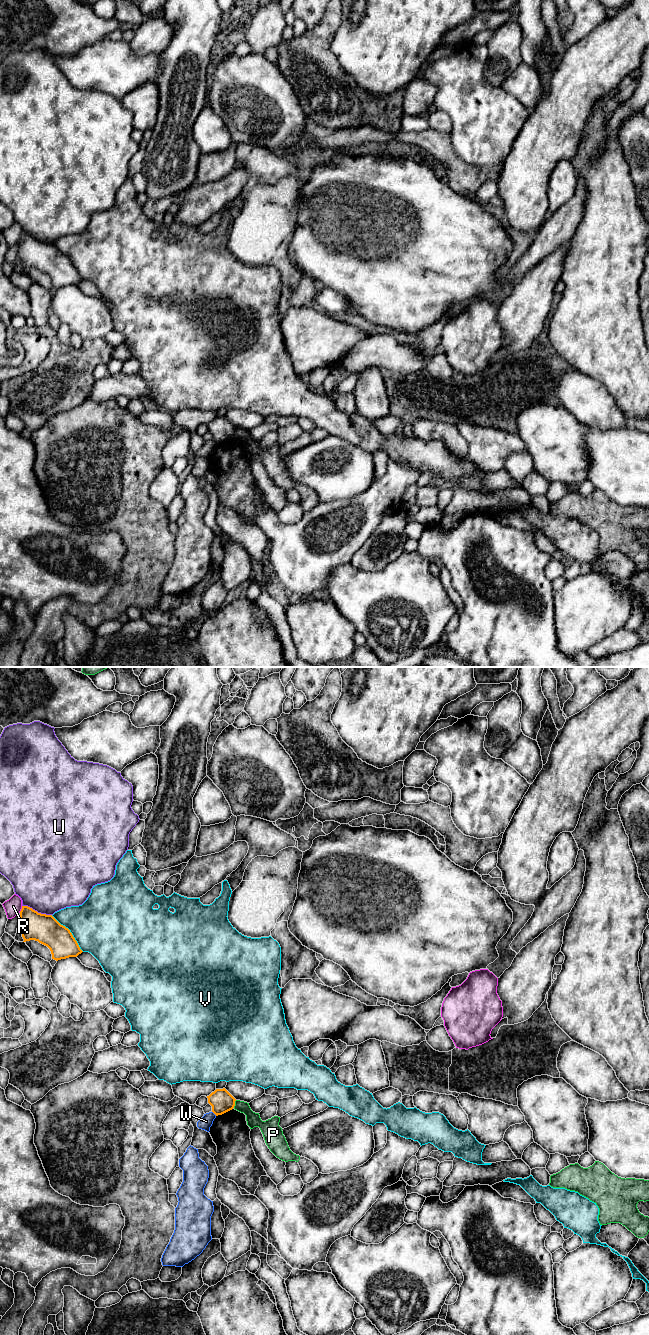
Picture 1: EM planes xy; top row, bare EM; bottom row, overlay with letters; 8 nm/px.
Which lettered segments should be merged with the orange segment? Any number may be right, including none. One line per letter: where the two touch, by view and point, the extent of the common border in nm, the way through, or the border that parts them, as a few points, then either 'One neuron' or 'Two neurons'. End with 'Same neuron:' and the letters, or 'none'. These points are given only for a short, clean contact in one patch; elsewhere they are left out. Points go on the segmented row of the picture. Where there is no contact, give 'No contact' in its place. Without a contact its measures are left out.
P: Touches orange at xy (234, 1104). Shared border 70 nm. Two neurons
R: Touches orange at xy (21, 909). Shared border 60 nm. Two neurons
U: Touches orange at xy (36, 911). Shared border 260 nm. Two neurons
V: Touches orange at xy (70, 932). Shared border 400 nm. Two neurons
W: Touches orange at xy (214, 1113). Shared border 50 nm. Boundary: xy (212, 1111), (216, 1115). Two neurons
Same neuron: none

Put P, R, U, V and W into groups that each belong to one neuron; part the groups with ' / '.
P / R / U / V / W

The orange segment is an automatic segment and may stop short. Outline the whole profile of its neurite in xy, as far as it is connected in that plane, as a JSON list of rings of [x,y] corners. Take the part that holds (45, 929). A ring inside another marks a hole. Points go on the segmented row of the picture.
[[[22,906],[18,929],[23,942],[35,940],[47,946],[56,961],[77,957],[83,952],[68,928],[52,915],[38,913],[28,906]]]

